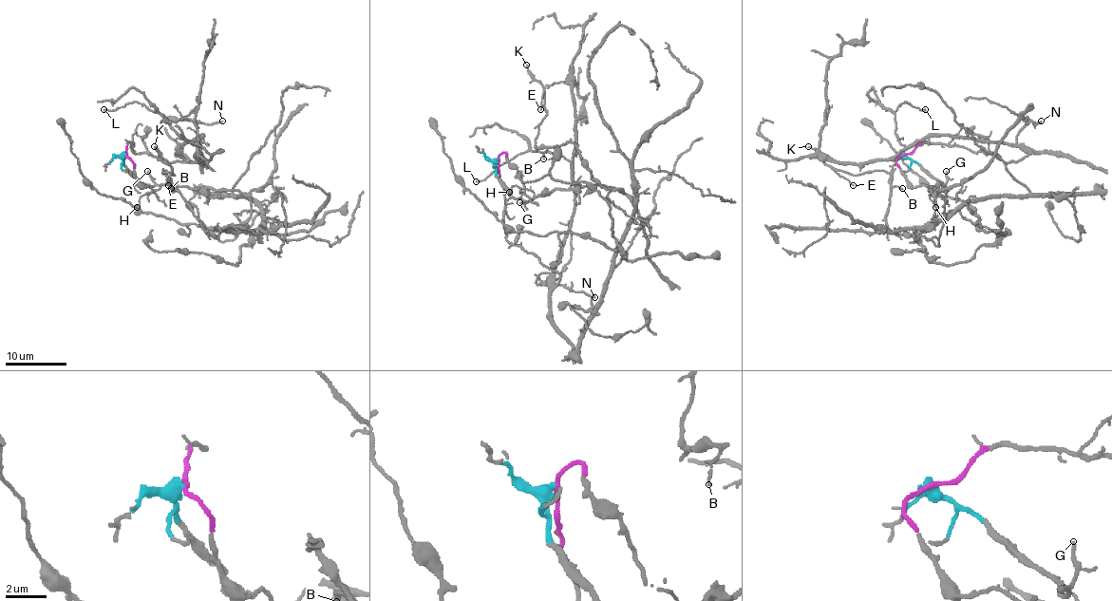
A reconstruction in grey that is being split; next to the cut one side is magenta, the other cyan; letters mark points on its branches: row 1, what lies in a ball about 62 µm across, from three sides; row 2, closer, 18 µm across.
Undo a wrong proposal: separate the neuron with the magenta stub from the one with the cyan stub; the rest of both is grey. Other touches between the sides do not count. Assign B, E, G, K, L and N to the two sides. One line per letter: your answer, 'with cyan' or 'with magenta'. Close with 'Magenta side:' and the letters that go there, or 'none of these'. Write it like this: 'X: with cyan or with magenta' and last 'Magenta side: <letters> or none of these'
B: with cyan
E: with cyan
G: with cyan
K: with cyan
L: with magenta
N: with magenta
Magenta side: L, N

